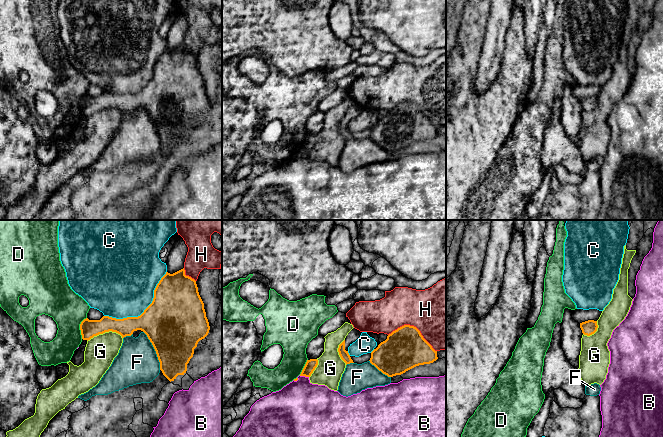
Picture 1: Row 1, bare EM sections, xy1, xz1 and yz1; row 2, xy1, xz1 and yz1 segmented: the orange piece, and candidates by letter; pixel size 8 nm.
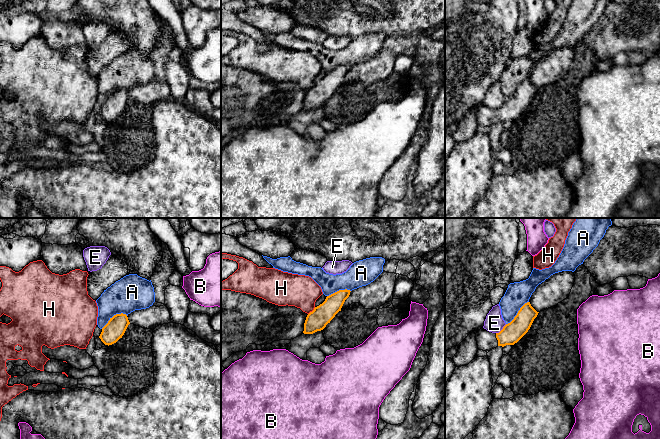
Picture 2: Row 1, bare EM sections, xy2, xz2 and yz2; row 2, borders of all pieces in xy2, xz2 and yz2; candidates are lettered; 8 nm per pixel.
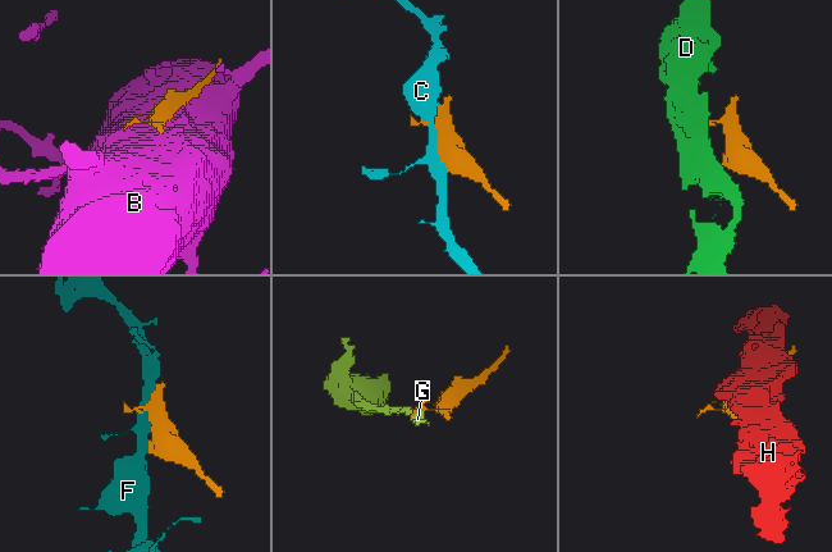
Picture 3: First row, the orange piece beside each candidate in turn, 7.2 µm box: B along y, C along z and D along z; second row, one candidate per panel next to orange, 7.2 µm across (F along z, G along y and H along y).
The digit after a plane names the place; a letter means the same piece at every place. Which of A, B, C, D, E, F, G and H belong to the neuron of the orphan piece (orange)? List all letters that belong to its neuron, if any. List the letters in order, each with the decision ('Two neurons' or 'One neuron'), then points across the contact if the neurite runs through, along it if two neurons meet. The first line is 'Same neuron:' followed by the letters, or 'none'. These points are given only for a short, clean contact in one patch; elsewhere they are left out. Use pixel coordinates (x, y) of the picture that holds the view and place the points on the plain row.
Same neuron: none
A: Two neurons. Boundary: xy2 (127, 91), (116, 89), (101, 104)
B: Two neurons
C: Two neurons
D: Two neurons. Boundary: xy1 (86, 93), (80, 100), (81, 114)
E: Two neurons. Boundary: yz2 (506, 100), (496, 109)
F: Two neurons
G: Two neurons
H: Two neurons

